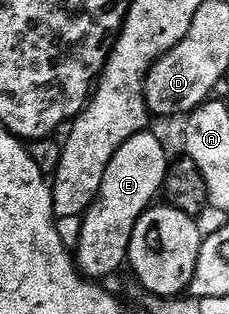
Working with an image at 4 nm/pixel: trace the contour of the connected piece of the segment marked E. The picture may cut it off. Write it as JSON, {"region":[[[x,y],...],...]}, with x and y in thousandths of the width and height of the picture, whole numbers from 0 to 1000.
{"region":[[[651,424],[572,433],[485,497],[424,631],[349,697],[354,748],[336,758],[336,796],[328,783],[328,831],[336,857],[393,892],[459,892],[441,885],[485,882],[528,844],[550,844],[590,713],[672,653],[668,627],[707,615],[747,503],[721,494],[716,459]]]}

